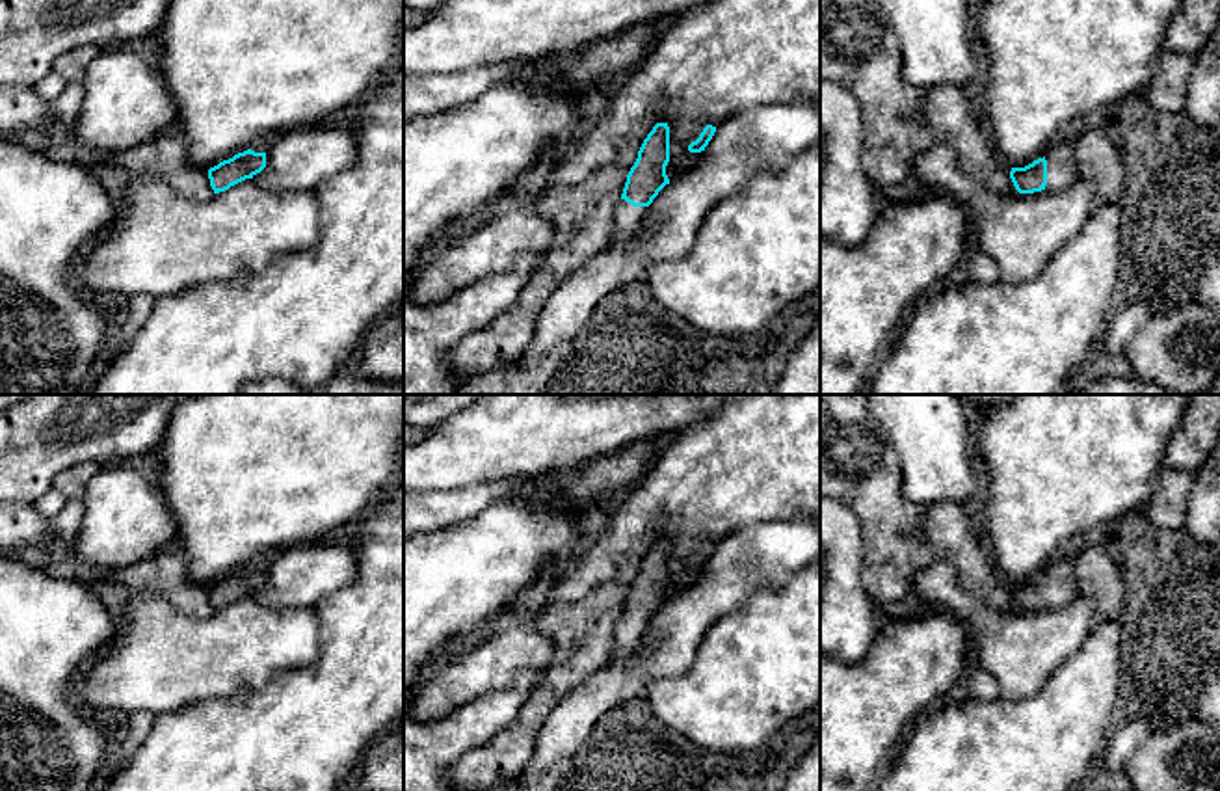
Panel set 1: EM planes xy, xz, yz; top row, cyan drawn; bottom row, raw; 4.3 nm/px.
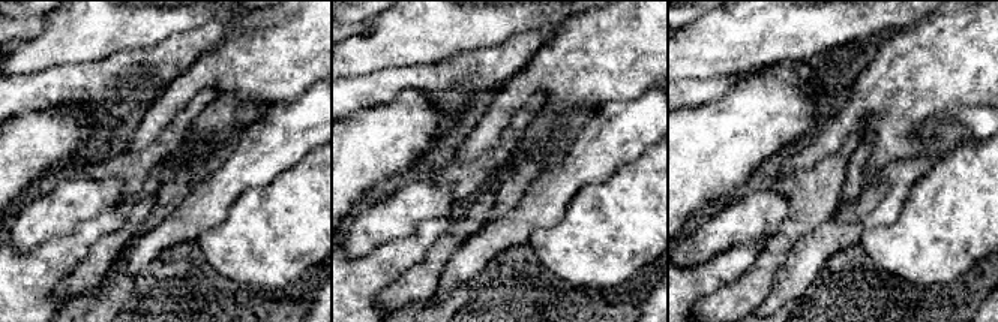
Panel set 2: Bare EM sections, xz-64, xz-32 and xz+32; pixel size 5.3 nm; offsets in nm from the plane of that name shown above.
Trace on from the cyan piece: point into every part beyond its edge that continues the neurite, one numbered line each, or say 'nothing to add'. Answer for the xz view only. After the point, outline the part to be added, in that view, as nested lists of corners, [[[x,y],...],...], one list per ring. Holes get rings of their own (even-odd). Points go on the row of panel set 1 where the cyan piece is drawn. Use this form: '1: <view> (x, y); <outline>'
1: xz (627, 220); [[[619,199],[614,216],[614,231],[610,235],[610,246],[621,246],[632,238],[642,227],[647,216],[647,207],[632,207],[625,199]]]

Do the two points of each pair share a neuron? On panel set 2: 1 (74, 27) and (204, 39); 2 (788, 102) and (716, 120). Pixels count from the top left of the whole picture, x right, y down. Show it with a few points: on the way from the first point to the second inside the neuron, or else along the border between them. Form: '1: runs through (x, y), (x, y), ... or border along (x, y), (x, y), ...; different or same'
1: border along (203, 24), (177, 32), (153, 45), (137, 48); different
2: runs through (770, 108), (755, 120), (734, 120); same

